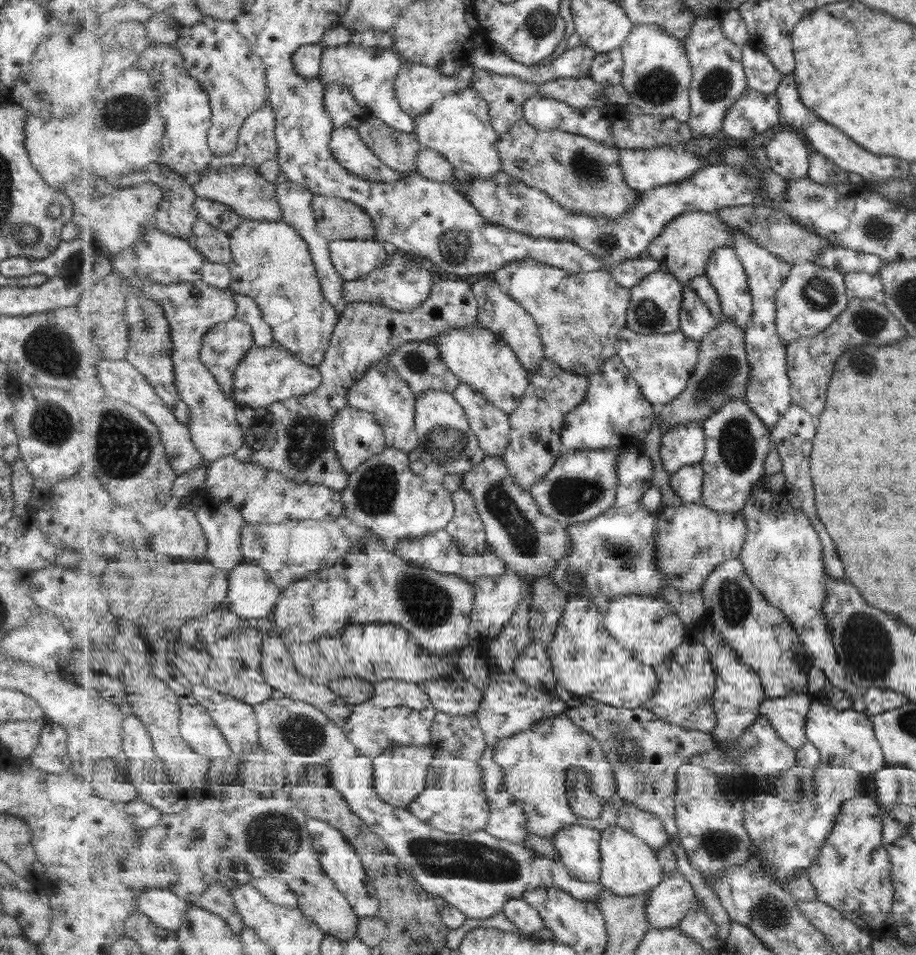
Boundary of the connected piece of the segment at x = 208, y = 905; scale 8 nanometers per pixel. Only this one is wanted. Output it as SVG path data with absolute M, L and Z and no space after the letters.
M221 881L213 883L191 903L219 914L221 918L224 918L229 923L229 926L232 926L232 929L237 934L241 934L246 927L245 921L239 914L235 904L232 891Z

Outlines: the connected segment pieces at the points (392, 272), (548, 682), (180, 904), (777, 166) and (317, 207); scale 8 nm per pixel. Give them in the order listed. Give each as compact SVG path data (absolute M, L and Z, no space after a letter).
M395 253L389 256L389 261L381 269L369 273L367 277L360 280L345 282L345 305L367 302L382 304L401 312L413 311L421 307L433 294L433 288L437 284L433 272L437 269L432 266L432 270L429 270L423 264L415 264L411 258L407 258L407 255L411 254Z
M532 641L521 656L515 659L514 672L529 686L536 686L540 689L554 690L558 683L547 645L536 641Z
M150 888L138 896L138 908L149 915L161 928L177 932L188 916L191 903L171 890Z
M781 128L765 148L770 168L783 178L796 179L808 176L813 150L807 140L795 130Z
M335 196L313 197L312 207L317 230L329 241L342 239L372 240L377 237L376 223L357 203Z

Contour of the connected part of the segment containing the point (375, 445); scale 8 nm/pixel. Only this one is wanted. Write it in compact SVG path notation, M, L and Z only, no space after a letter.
M349 406L336 414L334 438L337 454L350 475L388 447L384 428L375 415Z

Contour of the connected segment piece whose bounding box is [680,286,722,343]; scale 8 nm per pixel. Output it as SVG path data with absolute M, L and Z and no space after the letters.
M684 286L684 305L680 314L680 330L689 338L701 342L722 322L697 295L691 286Z

